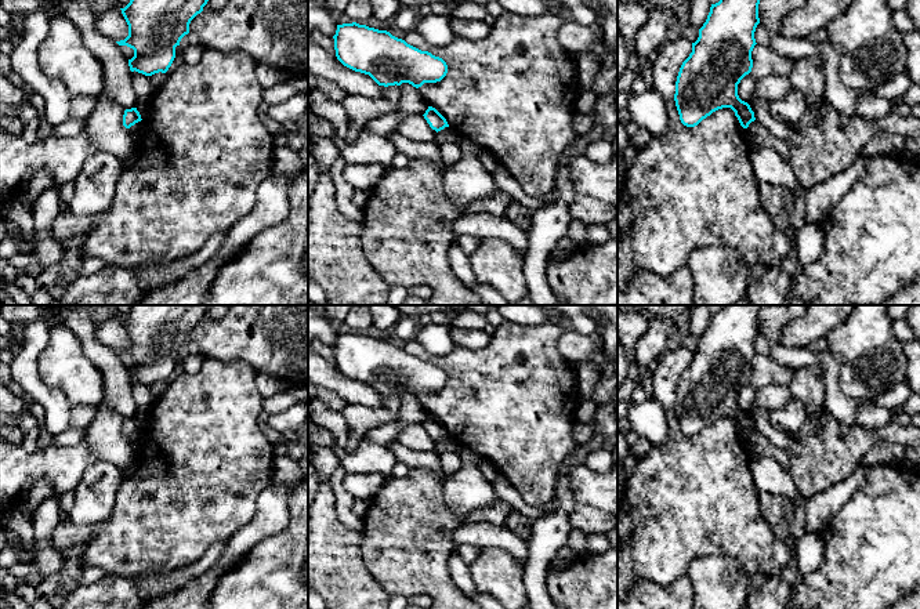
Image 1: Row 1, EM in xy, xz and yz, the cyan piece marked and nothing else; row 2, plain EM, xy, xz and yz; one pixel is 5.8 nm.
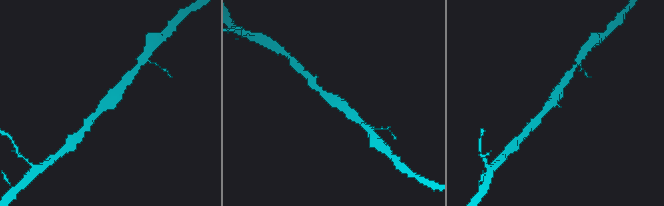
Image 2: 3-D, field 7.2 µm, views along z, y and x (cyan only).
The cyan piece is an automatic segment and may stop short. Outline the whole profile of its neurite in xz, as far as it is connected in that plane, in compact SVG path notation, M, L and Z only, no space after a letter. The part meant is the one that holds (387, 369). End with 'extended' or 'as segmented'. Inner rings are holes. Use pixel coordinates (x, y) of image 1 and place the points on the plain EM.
M356 331L337 334L334 359L347 377L369 384L378 395L409 392L419 398L424 392L441 391L448 383L446 371L421 360L387 340Z | as segmented

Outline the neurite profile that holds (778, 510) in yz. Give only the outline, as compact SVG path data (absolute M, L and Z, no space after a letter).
M760 492L760 510L775 537L787 545L793 545L789 521L793 519L794 505L787 496Z

